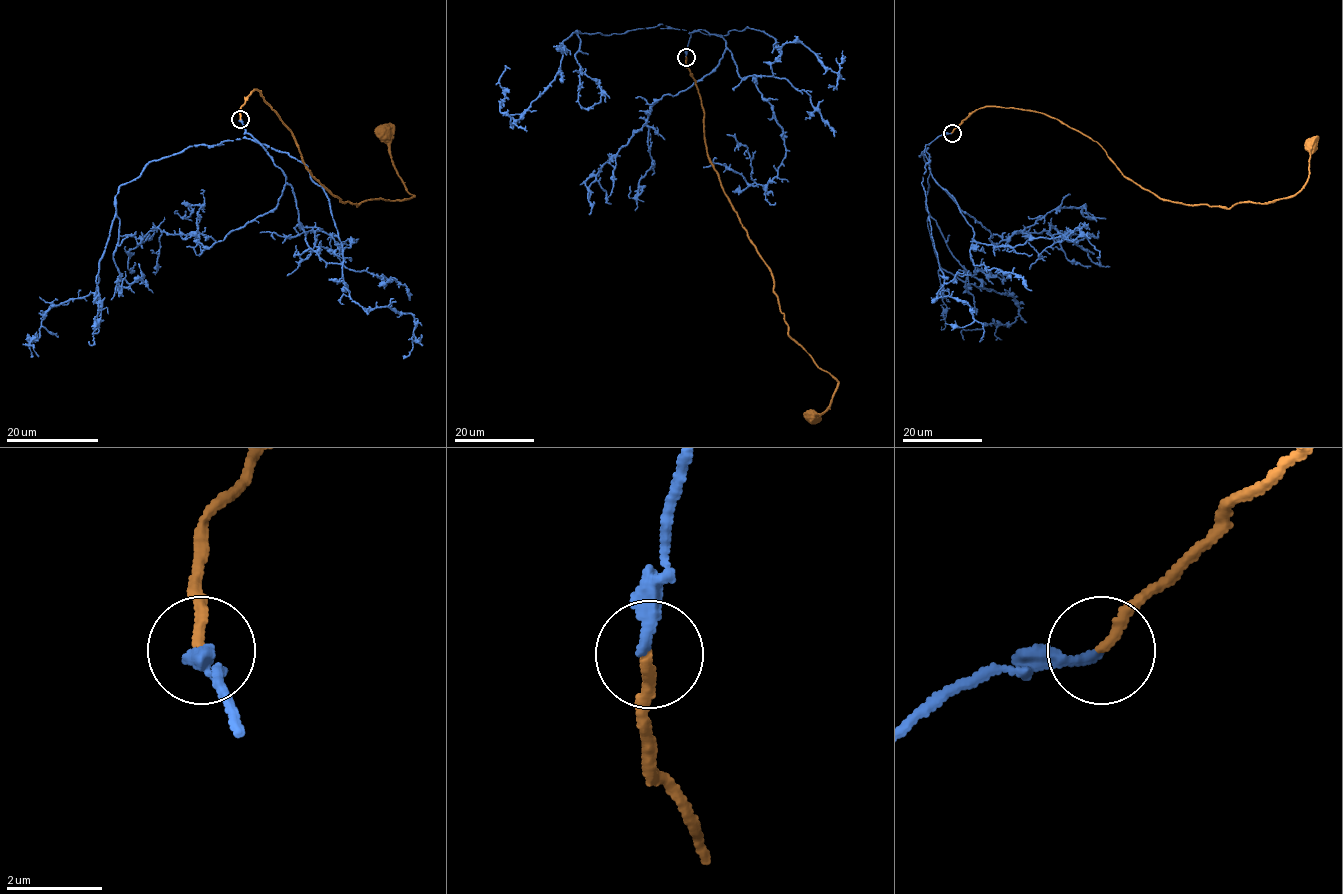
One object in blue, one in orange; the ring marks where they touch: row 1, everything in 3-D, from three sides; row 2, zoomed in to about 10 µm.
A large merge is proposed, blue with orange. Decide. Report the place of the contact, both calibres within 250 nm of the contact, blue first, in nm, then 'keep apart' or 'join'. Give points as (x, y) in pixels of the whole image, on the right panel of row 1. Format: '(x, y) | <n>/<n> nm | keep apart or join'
(952, 133) | 280/220 nm | join

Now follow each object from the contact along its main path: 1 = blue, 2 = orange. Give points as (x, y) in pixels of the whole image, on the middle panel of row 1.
1: (686, 56), (697, 30), (577, 30), (562, 42), (554, 79), (513, 124), (499, 102), (498, 78), (509, 68)
2: (686, 56), (704, 113), (709, 160), (773, 279), (788, 334), (838, 384), (828, 407), (821, 414), (811, 415)

